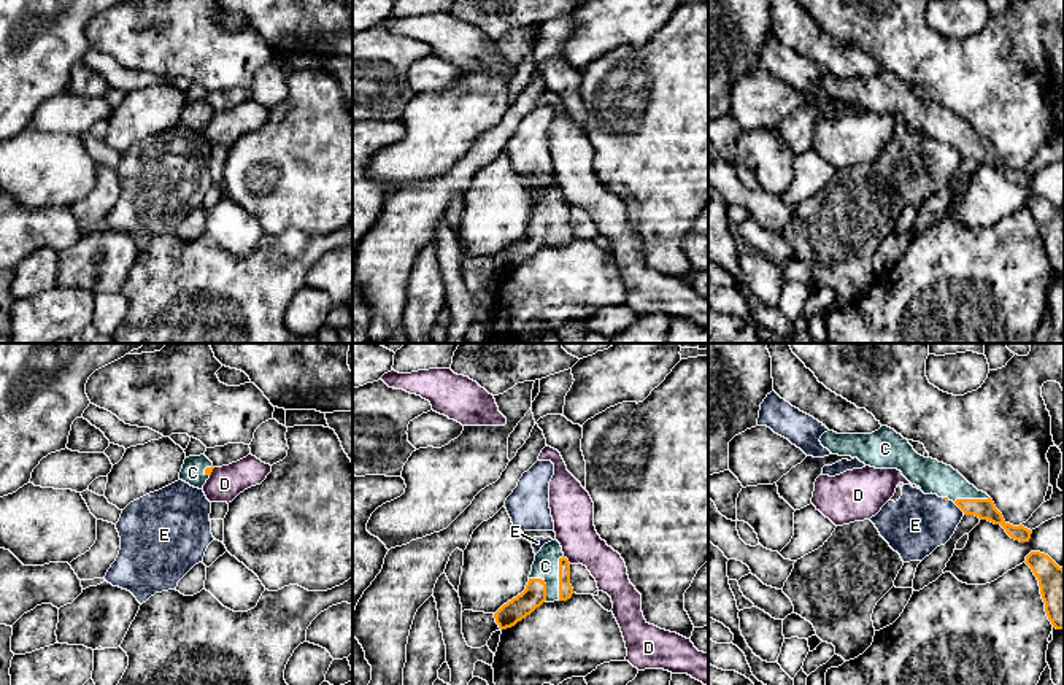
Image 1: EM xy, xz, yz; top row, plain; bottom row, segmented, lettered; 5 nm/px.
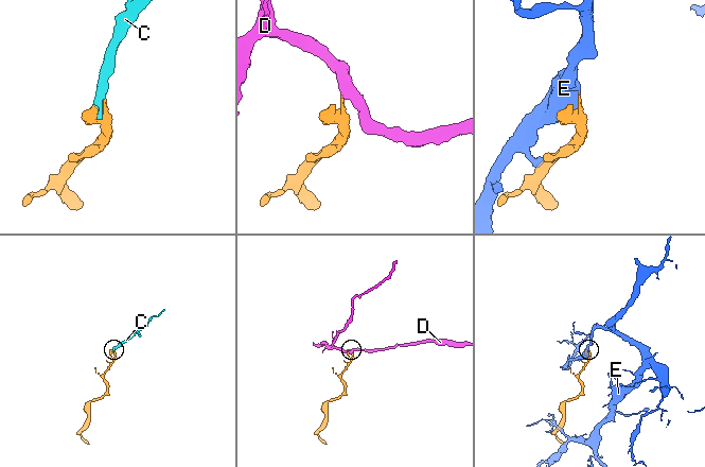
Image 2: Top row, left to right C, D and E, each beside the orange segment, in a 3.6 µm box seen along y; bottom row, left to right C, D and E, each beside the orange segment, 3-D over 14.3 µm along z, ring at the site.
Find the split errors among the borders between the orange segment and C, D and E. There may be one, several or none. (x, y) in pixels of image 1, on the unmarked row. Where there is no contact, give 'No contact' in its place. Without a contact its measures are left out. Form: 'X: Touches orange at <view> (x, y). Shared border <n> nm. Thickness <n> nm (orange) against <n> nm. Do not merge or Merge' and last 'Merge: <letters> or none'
C: Touches orange at xz (559, 221). Shared border 240 nm. Thickness 70 nm (orange) against 130 nm. Merge
D: Touches orange at xz (567, 204). Shared border 60 nm. Thickness 70 nm (orange) against 220 nm. Do not merge
E: Touches orange at yz (959, 151). Shared border 90 nm. Thickness 110 nm (orange) against 320 nm. Do not merge
Merge: C

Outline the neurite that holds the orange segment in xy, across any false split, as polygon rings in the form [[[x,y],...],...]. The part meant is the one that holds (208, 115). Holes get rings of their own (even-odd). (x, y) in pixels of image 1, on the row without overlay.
[[[189,100],[184,103],[179,124],[202,134],[213,116],[213,106],[205,100]]]

